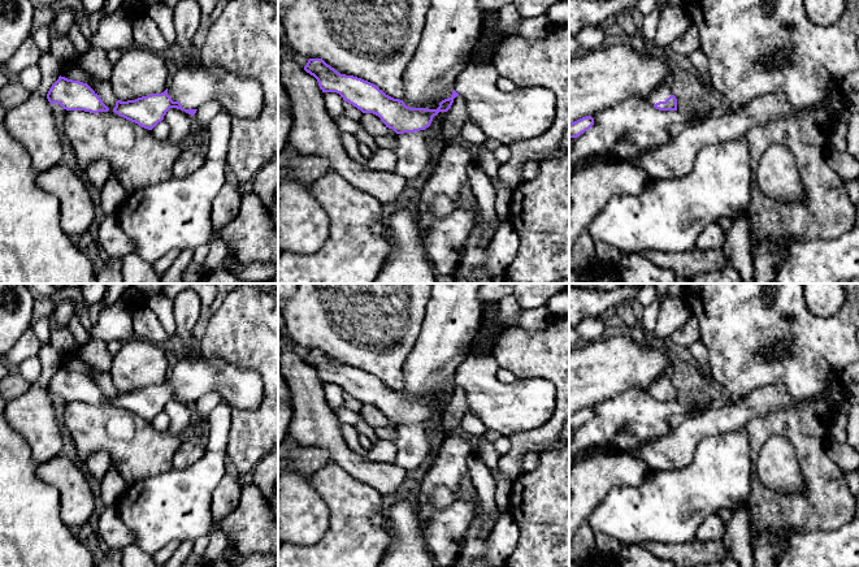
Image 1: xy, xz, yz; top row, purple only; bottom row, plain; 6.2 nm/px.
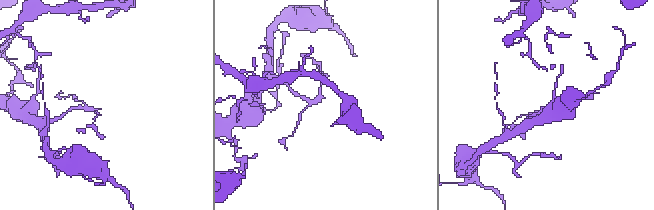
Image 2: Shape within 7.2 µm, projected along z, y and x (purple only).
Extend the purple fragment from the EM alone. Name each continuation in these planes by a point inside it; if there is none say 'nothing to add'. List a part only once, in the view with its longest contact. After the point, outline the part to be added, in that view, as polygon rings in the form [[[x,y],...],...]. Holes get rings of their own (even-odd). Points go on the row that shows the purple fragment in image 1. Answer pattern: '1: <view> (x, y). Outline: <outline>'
1: xy (192, 86). Outline: [[[179,0],[173,8],[173,21],[175,26],[177,46],[179,47],[185,64],[170,79],[168,95],[173,101],[179,101],[183,109],[199,109],[208,101],[217,101],[220,112],[230,118],[253,118],[259,116],[264,104],[264,94],[260,83],[233,73],[220,78],[211,75],[199,62],[195,62],[191,55],[192,38],[199,27],[201,10],[195,0]]]

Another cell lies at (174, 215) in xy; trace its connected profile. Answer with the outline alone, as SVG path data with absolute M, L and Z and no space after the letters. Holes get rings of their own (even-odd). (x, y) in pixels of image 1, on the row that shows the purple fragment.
M218 112L207 127L208 152L203 165L194 173L153 185L127 194L116 213L122 231L135 246L135 255L148 264L172 250L195 250L208 246L212 241L212 203L221 187L229 181L226 151L231 135L231 118Z

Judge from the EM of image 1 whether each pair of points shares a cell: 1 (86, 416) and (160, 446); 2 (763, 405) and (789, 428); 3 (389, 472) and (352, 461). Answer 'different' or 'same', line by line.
1: same
2: different
3: same

